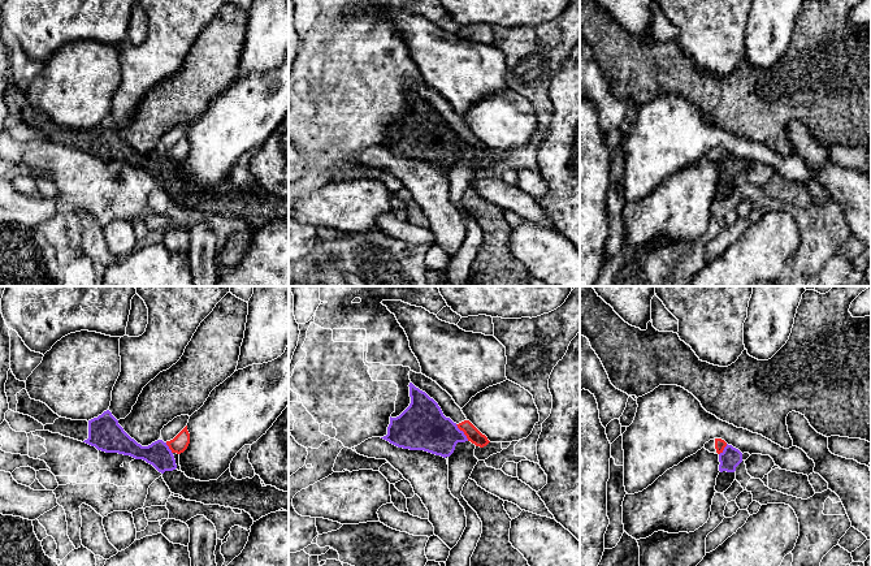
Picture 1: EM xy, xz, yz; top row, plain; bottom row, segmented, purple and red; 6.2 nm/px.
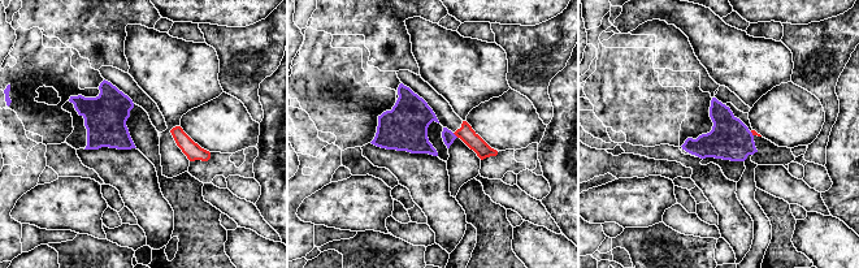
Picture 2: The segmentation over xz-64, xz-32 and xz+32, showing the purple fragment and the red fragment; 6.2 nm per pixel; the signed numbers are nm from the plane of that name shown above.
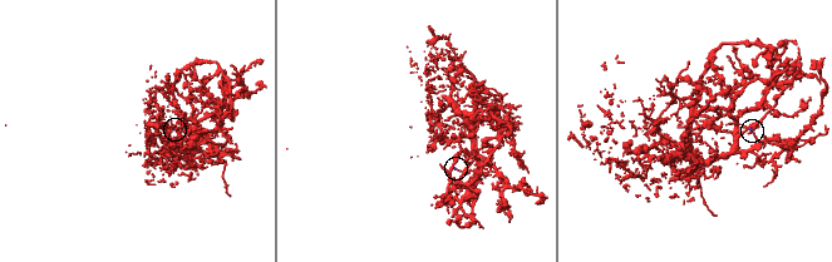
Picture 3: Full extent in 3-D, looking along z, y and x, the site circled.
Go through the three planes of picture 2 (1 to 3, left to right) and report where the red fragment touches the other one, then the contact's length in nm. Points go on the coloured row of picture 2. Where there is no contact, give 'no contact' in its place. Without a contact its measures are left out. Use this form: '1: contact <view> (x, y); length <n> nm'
1: no contact
2: contact xz-32 (454, 134); length 50 nm
3: contact xz+32 (751, 134); length 40 nm

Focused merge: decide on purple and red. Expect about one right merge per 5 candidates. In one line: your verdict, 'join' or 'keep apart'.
keep apart

